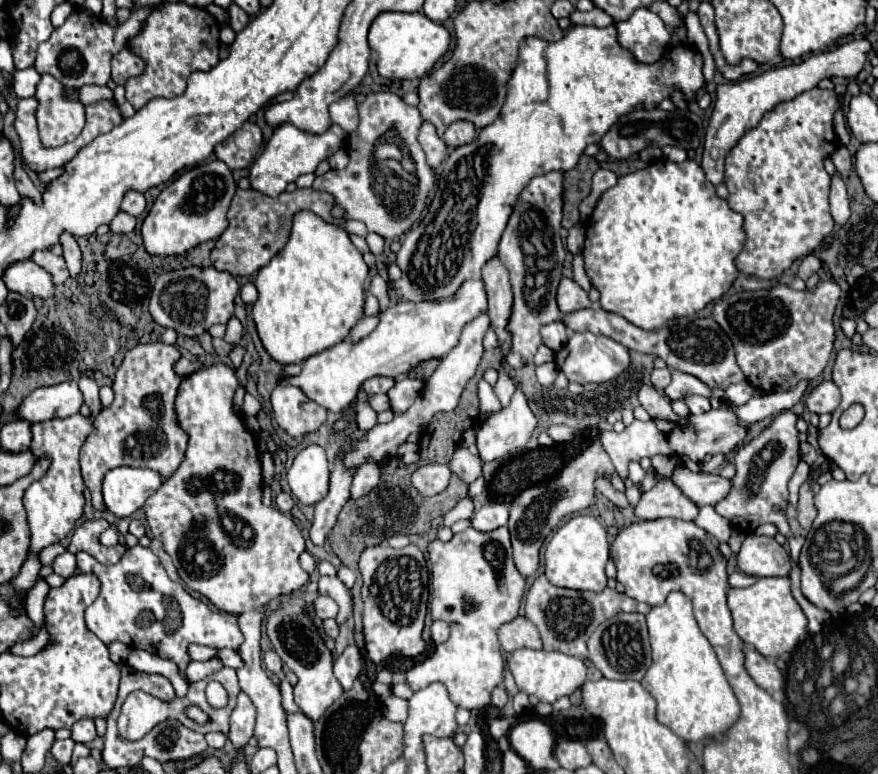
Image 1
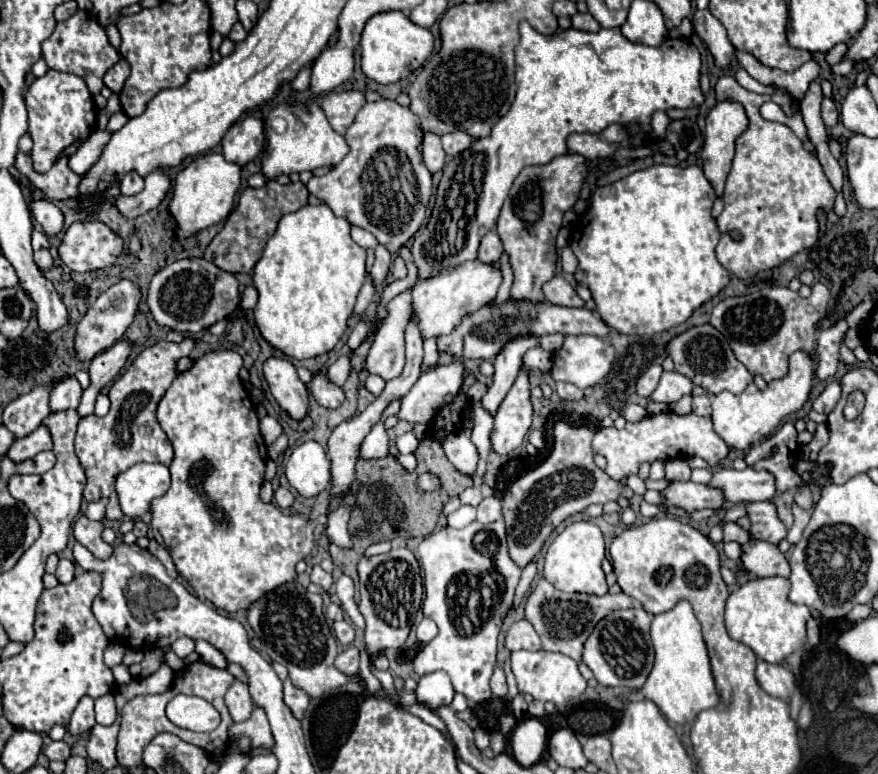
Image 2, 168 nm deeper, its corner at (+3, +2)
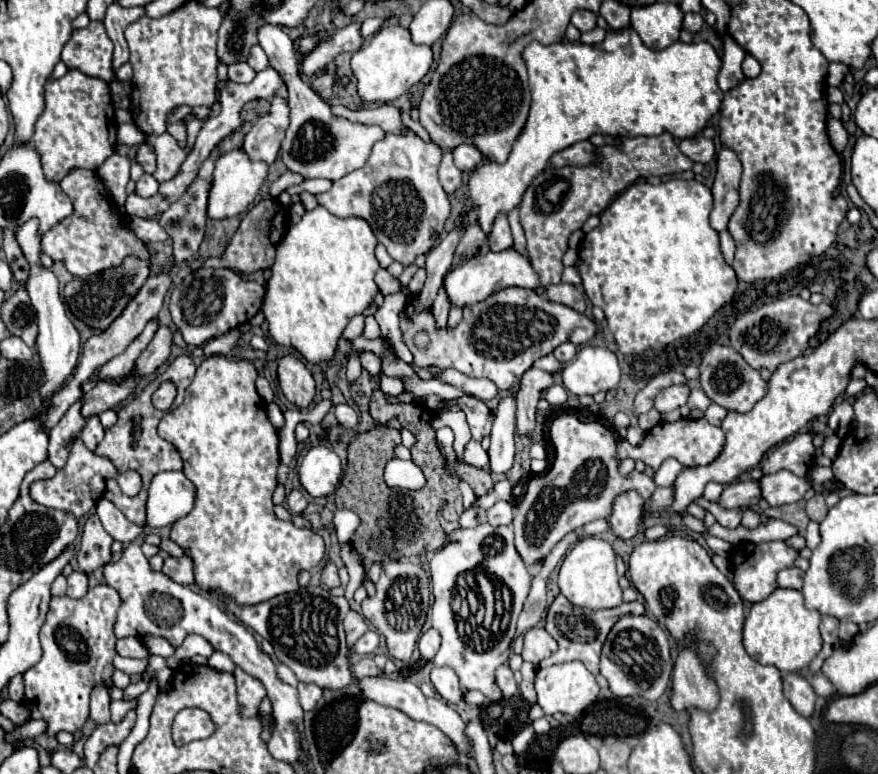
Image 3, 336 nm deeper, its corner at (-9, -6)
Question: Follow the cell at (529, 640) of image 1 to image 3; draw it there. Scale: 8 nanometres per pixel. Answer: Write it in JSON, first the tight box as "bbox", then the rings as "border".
{"bbox":[522,628,558,664],"border":[[[530,628],[526,634],[524,634],[524,650],[522,650],[522,658],[526,662],[532,662],[532,664],[540,664],[544,658],[552,656],[554,652],[558,650],[558,644],[556,640],[544,630],[544,628]]]}

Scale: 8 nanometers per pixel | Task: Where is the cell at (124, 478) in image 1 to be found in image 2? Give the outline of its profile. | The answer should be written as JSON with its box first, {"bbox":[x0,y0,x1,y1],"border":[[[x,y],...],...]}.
{"bbox":[114,464,170,518],"border":[[[136,464],[114,482],[120,508],[128,518],[140,518],[150,512],[154,498],[160,498],[170,488],[170,472],[164,464]]]}

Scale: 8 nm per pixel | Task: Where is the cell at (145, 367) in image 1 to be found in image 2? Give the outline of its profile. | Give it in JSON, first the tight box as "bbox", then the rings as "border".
{"bbox":[76,338,194,520],"border":[[[184,338],[180,344],[174,342],[158,342],[146,350],[142,350],[132,366],[112,384],[108,398],[110,398],[110,412],[104,418],[98,416],[86,416],[86,420],[80,420],[78,434],[76,434],[76,454],[86,468],[86,488],[84,498],[88,502],[104,500],[106,502],[106,518],[108,520],[120,520],[124,512],[118,504],[118,494],[114,488],[114,480],[118,474],[122,474],[126,468],[138,464],[138,462],[162,462],[170,464],[172,460],[172,444],[160,424],[156,422],[156,406],[166,394],[168,386],[176,378],[178,370],[176,364],[180,358],[190,356],[194,348],[192,338]]]}

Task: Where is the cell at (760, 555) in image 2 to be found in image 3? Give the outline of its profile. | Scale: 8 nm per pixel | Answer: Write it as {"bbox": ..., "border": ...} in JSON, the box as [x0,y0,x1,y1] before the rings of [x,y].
{"bbox":[778,566,804,590],"border":[[[790,566],[790,568],[784,568],[778,572],[778,586],[780,588],[796,588],[800,590],[802,588],[802,576],[804,572],[796,566]]]}

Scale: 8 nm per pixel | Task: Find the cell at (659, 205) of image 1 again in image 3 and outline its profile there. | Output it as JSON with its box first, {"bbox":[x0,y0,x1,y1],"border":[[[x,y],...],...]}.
{"bbox":[576,180,738,354],"border":[[[668,180],[668,182],[660,182],[660,184],[648,184],[648,182],[634,182],[632,186],[628,186],[622,194],[618,194],[612,204],[600,214],[600,224],[598,228],[594,228],[592,232],[588,232],[584,236],[584,240],[580,242],[578,248],[578,262],[576,268],[582,276],[582,284],[584,284],[584,292],[586,296],[592,300],[594,306],[600,306],[606,314],[608,320],[608,328],[618,344],[618,350],[622,354],[640,354],[646,348],[664,348],[668,344],[672,344],[678,338],[690,336],[694,332],[698,332],[712,316],[718,308],[722,308],[726,302],[732,300],[738,280],[736,274],[732,270],[732,266],[726,264],[722,252],[720,252],[720,240],[718,240],[718,232],[714,232],[714,228],[710,228],[710,212],[714,208],[714,200],[712,200],[712,192],[708,186],[704,186],[698,180]]]}

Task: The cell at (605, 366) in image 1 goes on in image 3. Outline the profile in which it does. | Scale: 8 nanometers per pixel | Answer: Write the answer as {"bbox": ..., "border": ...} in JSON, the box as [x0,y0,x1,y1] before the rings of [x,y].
{"bbox":[562,346,620,396],"border":[[[584,346],[576,358],[562,370],[564,388],[576,396],[608,392],[620,382],[618,358],[612,350],[600,346]]]}

